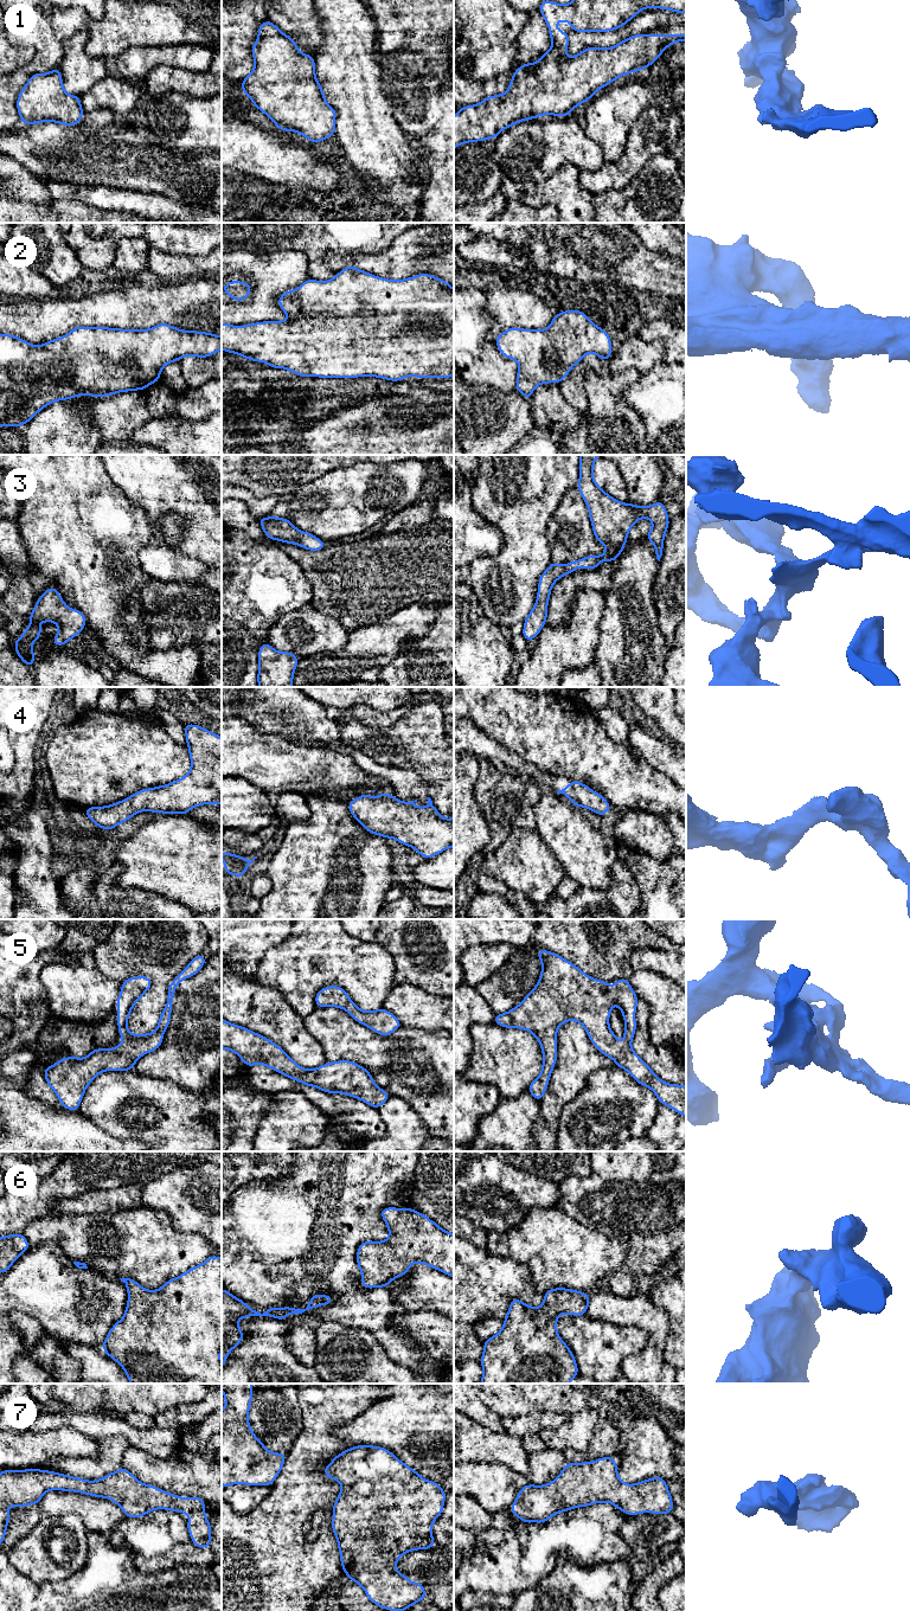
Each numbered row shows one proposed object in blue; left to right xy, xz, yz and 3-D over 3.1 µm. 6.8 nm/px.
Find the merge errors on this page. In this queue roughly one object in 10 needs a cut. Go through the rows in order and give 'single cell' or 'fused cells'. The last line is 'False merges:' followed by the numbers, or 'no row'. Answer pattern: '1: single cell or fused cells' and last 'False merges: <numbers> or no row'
1: single cell
2: single cell
3: single cell
4: single cell
5: single cell
6: single cell
7: single cell
False merges: no row

